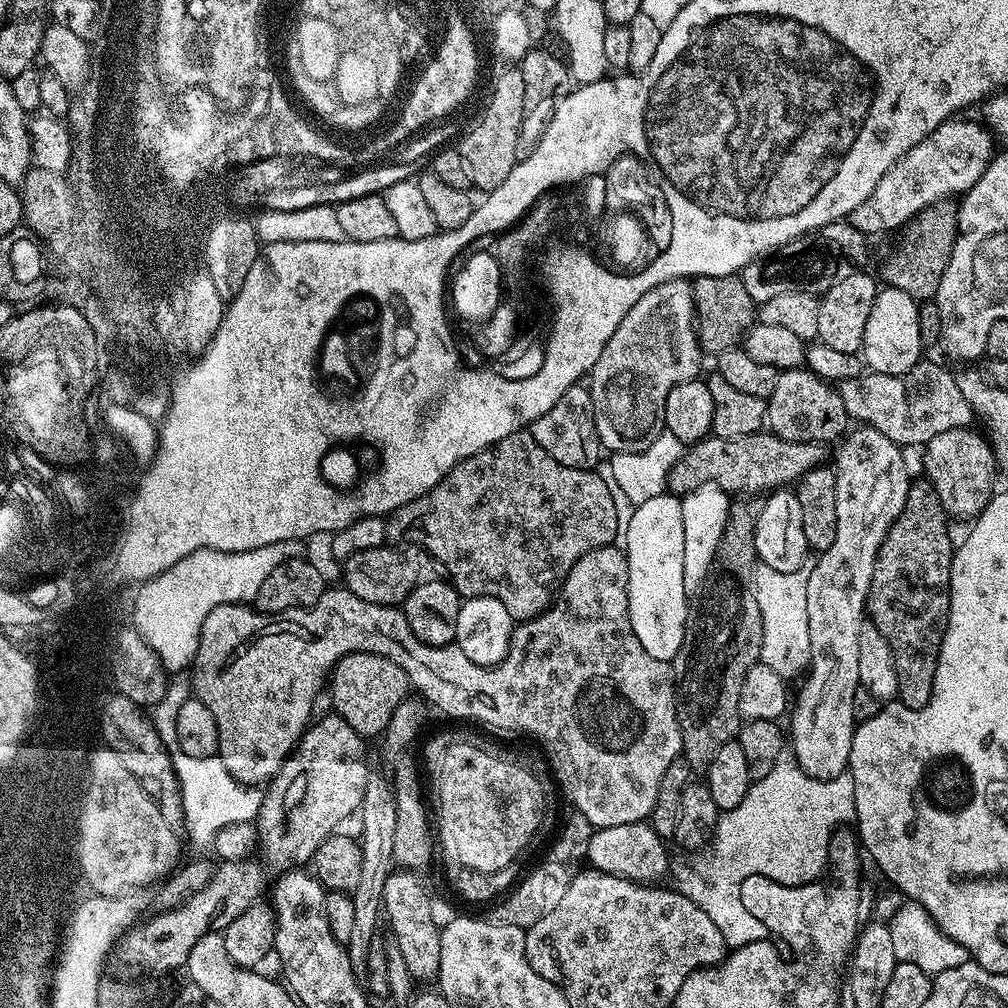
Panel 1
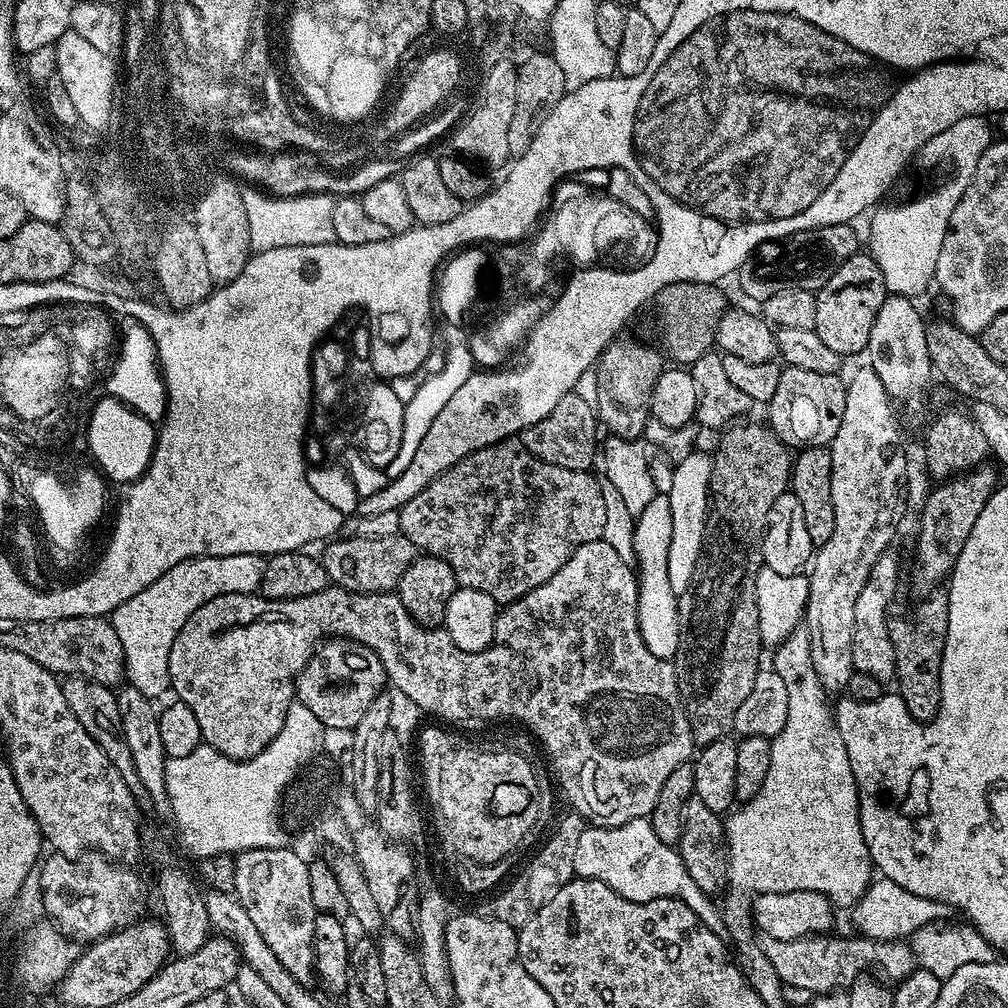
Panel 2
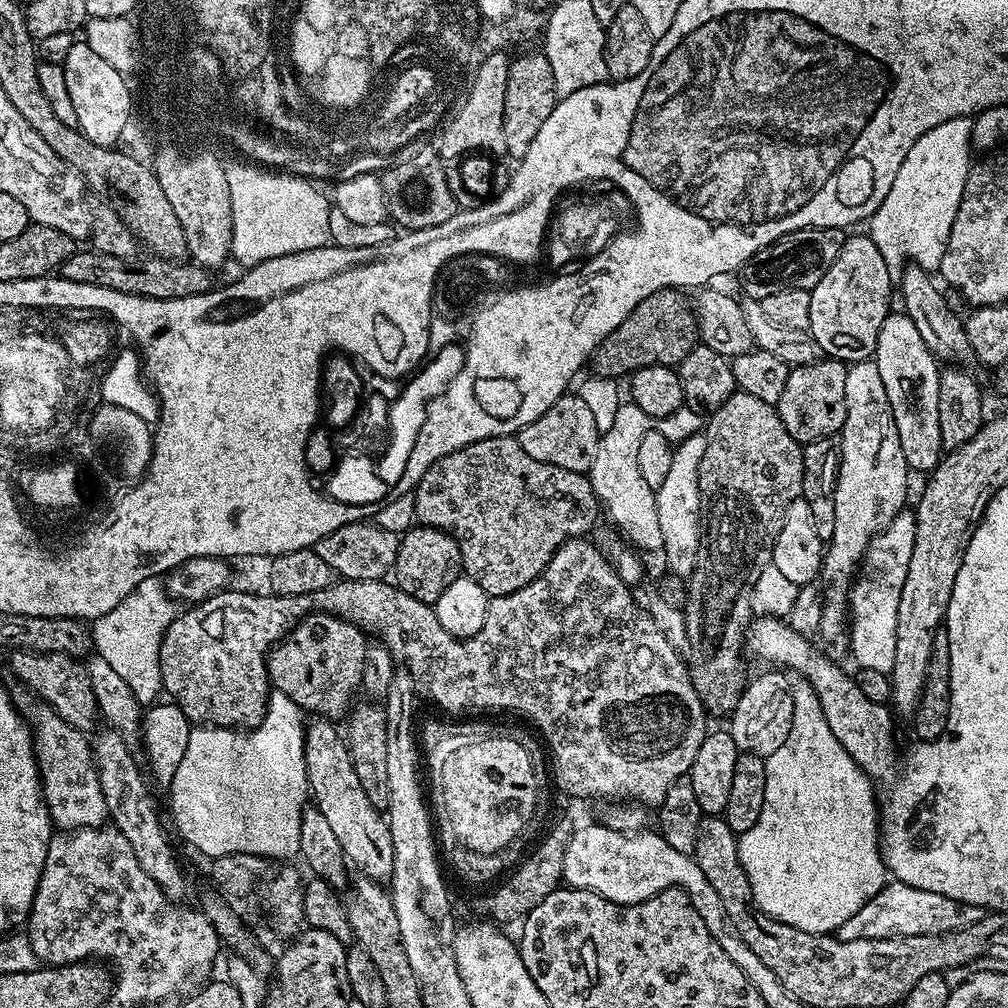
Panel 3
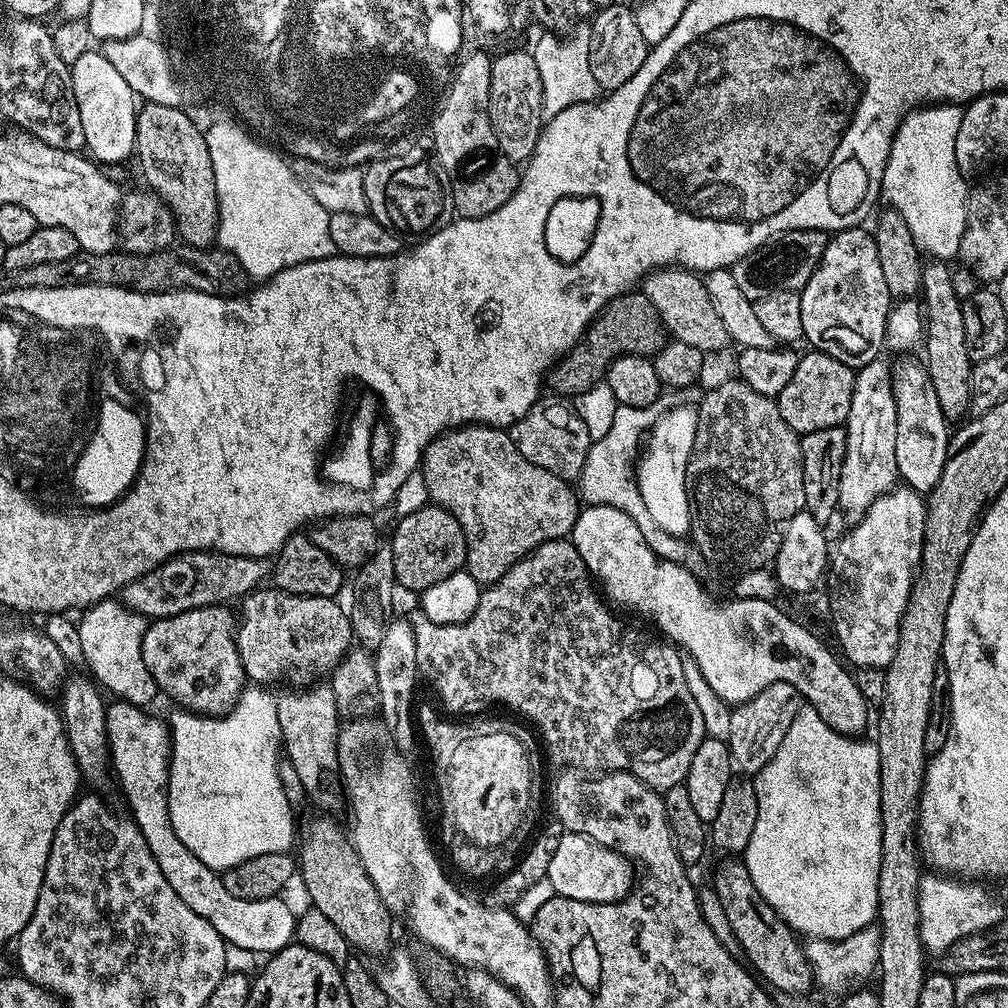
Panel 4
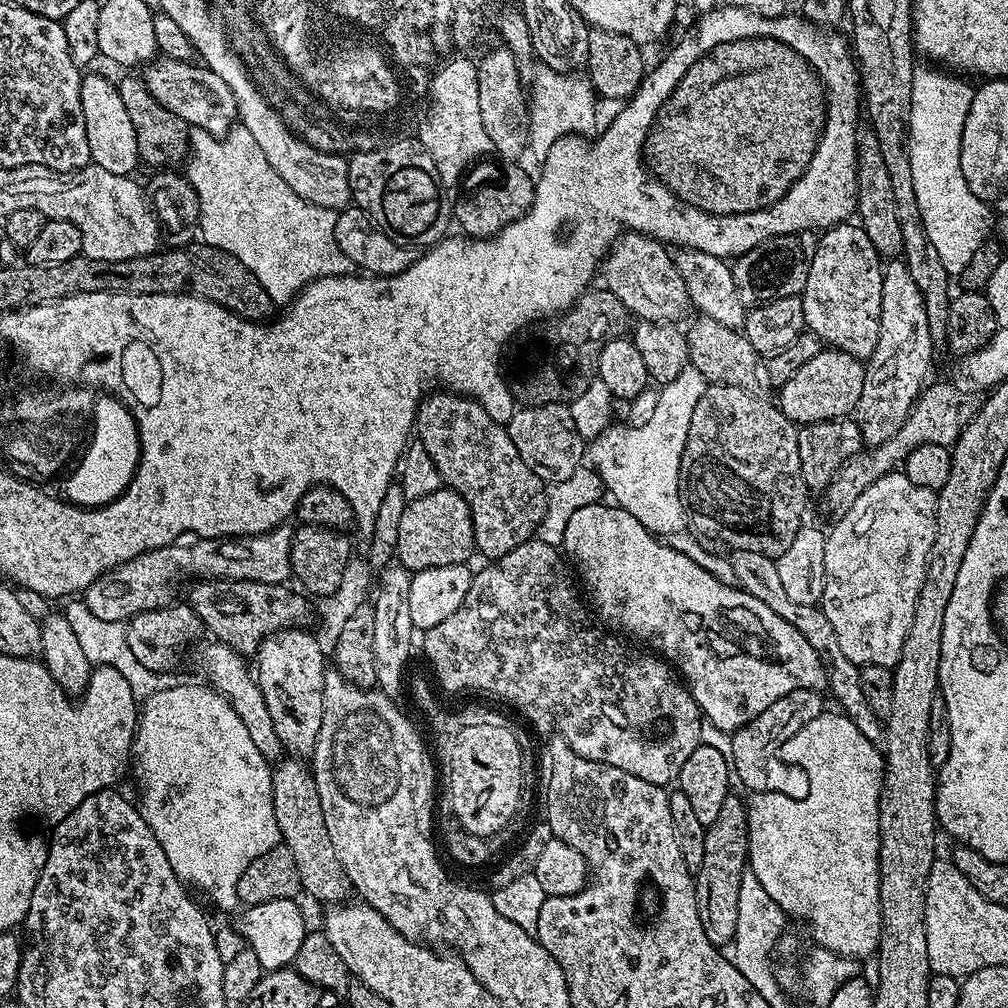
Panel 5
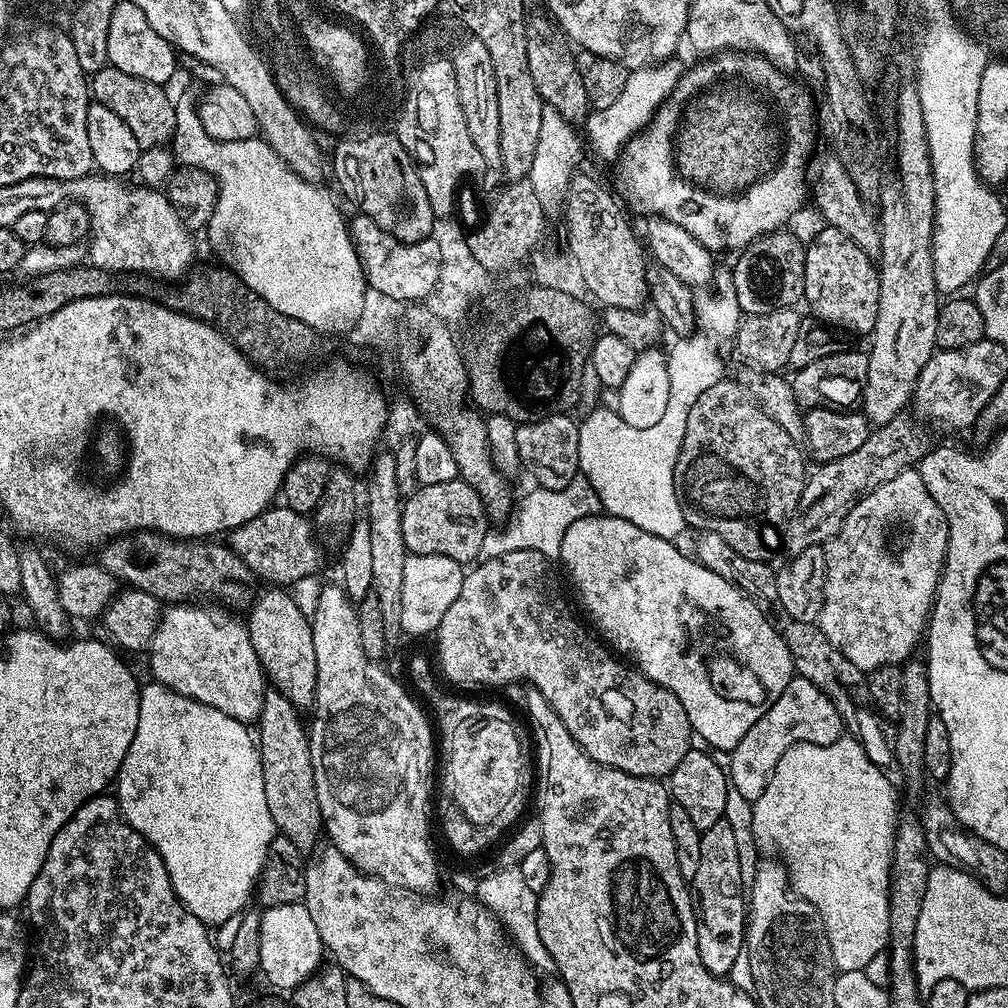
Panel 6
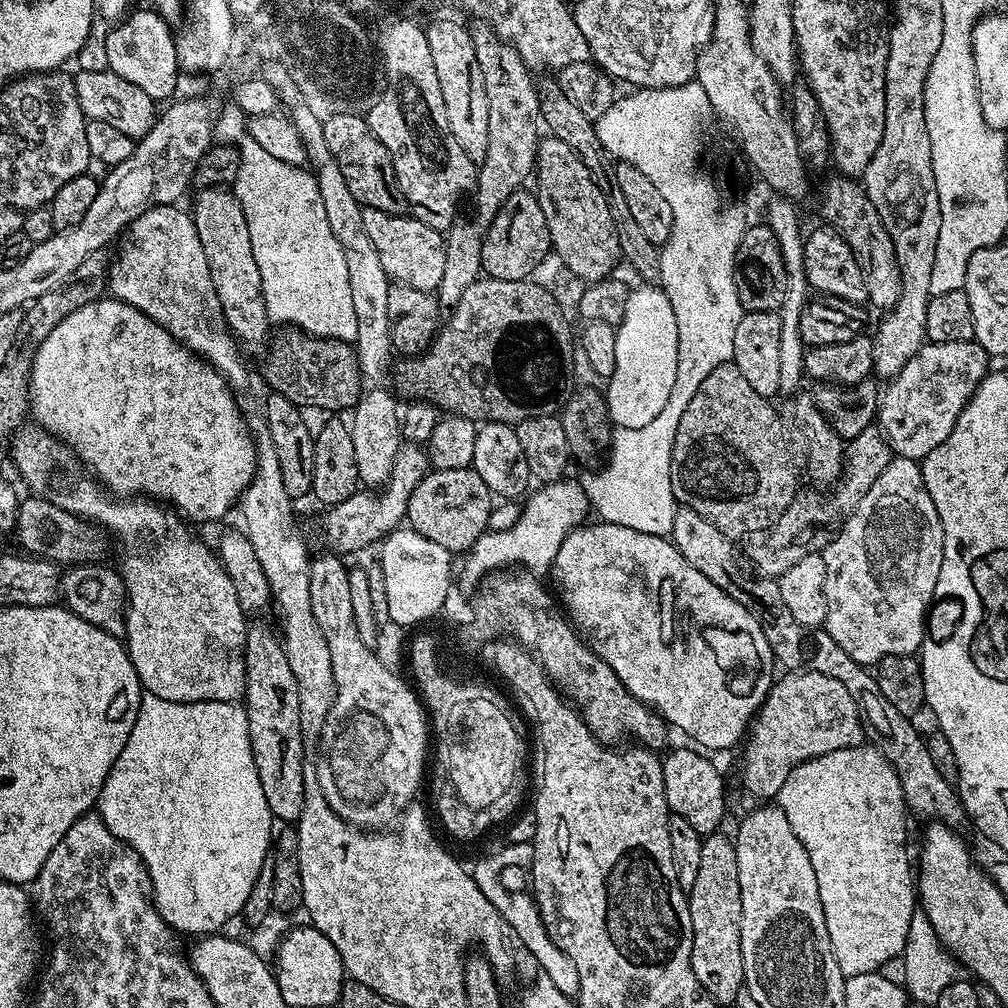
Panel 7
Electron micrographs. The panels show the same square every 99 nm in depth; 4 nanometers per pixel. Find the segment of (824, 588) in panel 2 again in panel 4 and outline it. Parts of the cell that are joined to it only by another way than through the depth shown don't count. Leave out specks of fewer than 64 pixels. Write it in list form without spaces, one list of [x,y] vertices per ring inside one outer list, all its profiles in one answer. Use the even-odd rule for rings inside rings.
[[[884,358],[871,360],[865,368],[856,372],[854,398],[850,398],[850,414],[846,421],[846,458],[842,462],[842,474],[838,486],[839,511],[849,516],[849,521],[861,520],[878,498],[897,487],[900,471],[894,458],[894,446],[898,438],[898,394],[892,389],[893,369]]]

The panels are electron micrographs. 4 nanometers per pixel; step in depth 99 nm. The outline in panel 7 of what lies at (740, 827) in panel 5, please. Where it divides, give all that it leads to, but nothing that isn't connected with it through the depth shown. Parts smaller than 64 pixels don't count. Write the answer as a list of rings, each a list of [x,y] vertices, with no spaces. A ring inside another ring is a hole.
[[[717,830],[702,839],[702,859],[694,886],[686,895],[690,922],[692,923],[692,969],[700,987],[717,1005],[728,1004],[744,988],[744,967],[742,966],[742,886],[738,886],[738,854],[731,835],[723,836]]]

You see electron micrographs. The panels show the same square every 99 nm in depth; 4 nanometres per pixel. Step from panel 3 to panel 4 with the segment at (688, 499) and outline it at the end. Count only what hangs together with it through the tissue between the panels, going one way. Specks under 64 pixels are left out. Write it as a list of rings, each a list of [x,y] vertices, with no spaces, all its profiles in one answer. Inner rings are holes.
[[[672,408],[668,413],[661,415],[657,419],[656,425],[650,430],[650,435],[646,440],[646,447],[638,460],[638,467],[634,472],[636,489],[640,491],[642,502],[646,510],[650,510],[650,515],[666,534],[684,538],[692,530],[692,511],[688,505],[688,491],[686,490],[686,466],[690,462],[690,454],[694,450],[694,438],[698,430],[698,412],[692,408]]]

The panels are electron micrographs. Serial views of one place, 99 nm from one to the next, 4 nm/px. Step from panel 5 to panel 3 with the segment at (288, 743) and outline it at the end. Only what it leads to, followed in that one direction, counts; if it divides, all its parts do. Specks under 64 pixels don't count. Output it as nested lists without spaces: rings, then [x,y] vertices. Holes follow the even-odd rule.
[[[316,718],[313,719],[305,729],[304,736],[304,757],[306,758],[306,770],[307,770],[307,780],[310,791],[311,799],[313,800],[314,805],[322,812],[325,819],[327,819],[327,823],[329,823],[329,827],[335,833],[340,846],[342,847],[343,854],[345,855],[347,861],[355,868],[355,866],[361,871],[359,872],[365,879],[374,880],[377,882],[386,882],[391,879],[393,874],[393,866],[394,866],[394,848],[393,848],[393,838],[390,834],[389,826],[387,819],[383,816],[383,813],[378,812],[377,808],[374,806],[373,802],[370,800],[368,796],[368,792],[364,786],[365,781],[363,777],[358,775],[356,770],[356,764],[352,760],[351,749],[347,745],[347,741],[343,735],[340,736],[335,729],[336,726],[326,718]]]

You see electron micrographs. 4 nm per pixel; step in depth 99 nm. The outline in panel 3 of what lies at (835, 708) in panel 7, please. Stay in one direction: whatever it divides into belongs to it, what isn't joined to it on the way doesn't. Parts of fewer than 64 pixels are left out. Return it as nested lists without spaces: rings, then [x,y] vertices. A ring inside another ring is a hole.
[[[768,670],[761,676],[747,681],[744,693],[740,695],[738,706],[730,713],[730,731],[736,747],[743,752],[766,758],[786,742],[786,734],[790,734],[790,722],[794,714],[794,698],[792,697],[792,680],[783,671]]]

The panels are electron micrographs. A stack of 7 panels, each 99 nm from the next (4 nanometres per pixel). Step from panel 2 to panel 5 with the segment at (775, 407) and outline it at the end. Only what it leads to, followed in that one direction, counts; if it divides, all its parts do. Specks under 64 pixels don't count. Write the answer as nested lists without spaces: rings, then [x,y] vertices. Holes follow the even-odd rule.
[[[836,348],[822,350],[803,364],[790,382],[779,385],[778,407],[797,426],[847,417],[855,413],[858,398],[862,398],[865,367],[865,361]]]

